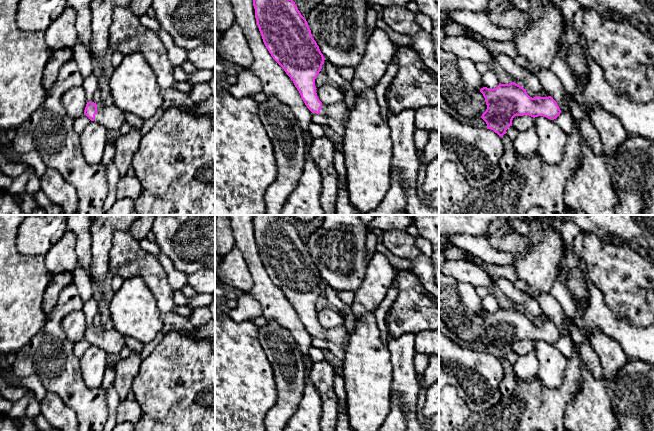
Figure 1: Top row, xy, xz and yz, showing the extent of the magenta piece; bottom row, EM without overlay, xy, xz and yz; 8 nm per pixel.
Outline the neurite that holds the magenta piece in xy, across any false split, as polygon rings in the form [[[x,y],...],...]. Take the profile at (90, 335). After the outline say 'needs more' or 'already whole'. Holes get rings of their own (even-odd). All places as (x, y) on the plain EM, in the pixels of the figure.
[[[87,326],[84,339],[91,345],[103,349],[106,353],[119,354],[125,344],[125,338],[118,331],[106,331],[94,326]]]; needs more

